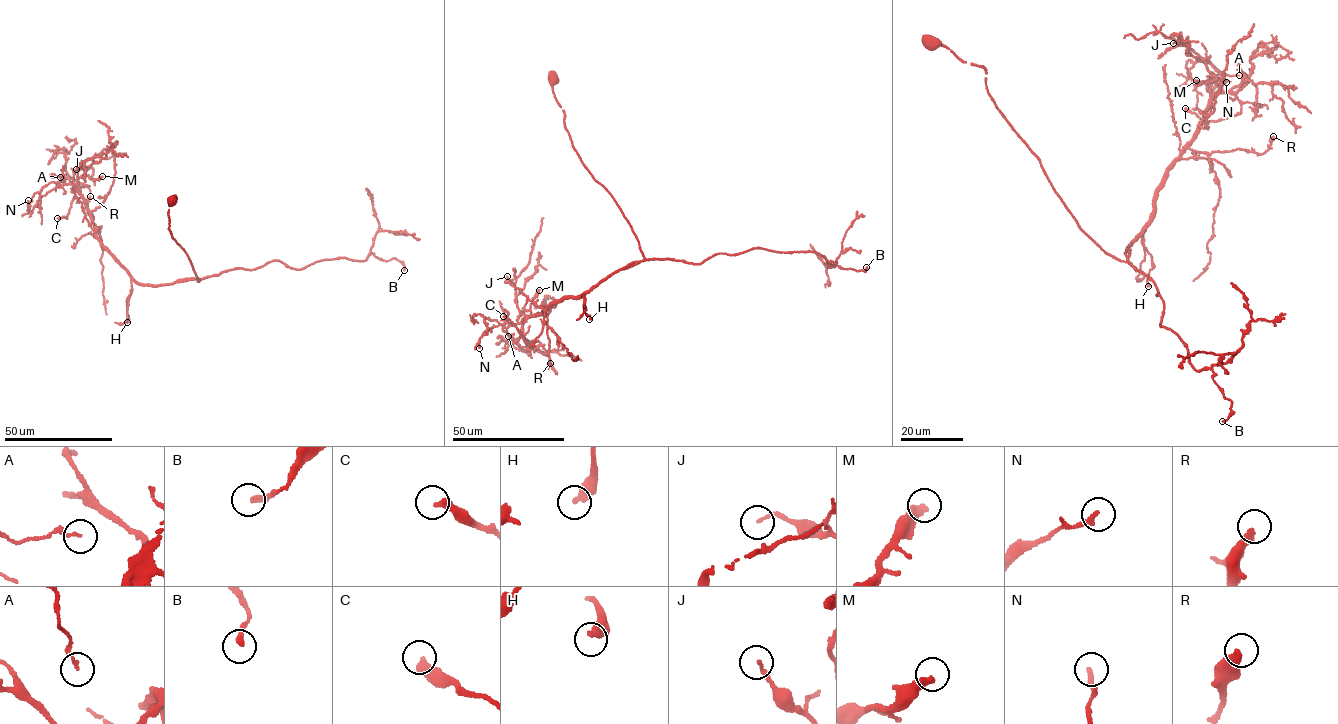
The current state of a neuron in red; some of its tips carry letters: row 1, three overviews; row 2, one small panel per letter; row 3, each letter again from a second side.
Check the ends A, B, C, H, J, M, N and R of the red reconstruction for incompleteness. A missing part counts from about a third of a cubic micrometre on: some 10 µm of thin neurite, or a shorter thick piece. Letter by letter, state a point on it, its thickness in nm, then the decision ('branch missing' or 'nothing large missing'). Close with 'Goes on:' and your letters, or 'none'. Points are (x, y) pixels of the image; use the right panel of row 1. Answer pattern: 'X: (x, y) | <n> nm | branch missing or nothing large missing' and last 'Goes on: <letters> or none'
A: (1239, 75) | 140 nm | nothing large missing
B: (1222, 421) | 260 nm | nothing large missing
C: (1185, 108) | 360 nm | nothing large missing
H: (1148, 286) | 420 nm | nothing large missing
J: (1173, 43) | 110 nm | nothing large missing
M: (1196, 80) | 400 nm | nothing large missing
N: (1226, 82) | 200 nm | nothing large missing
R: (1273, 136) | 360 nm | nothing large missing
Goes on: none

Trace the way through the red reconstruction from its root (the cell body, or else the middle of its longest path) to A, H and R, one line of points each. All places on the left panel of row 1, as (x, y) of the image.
A: (172, 200), (168, 202), (173, 202), (169, 230), (199, 280), (144, 284), (102, 245), (84, 199), (60, 177)
H: (172, 200), (168, 202), (173, 202), (169, 206), (169, 230), (199, 280), (156, 286), (131, 279), (127, 322)
R: (172, 200), (169, 230), (199, 280), (156, 286), (137, 283), (102, 245), (87, 209), (90, 196)

